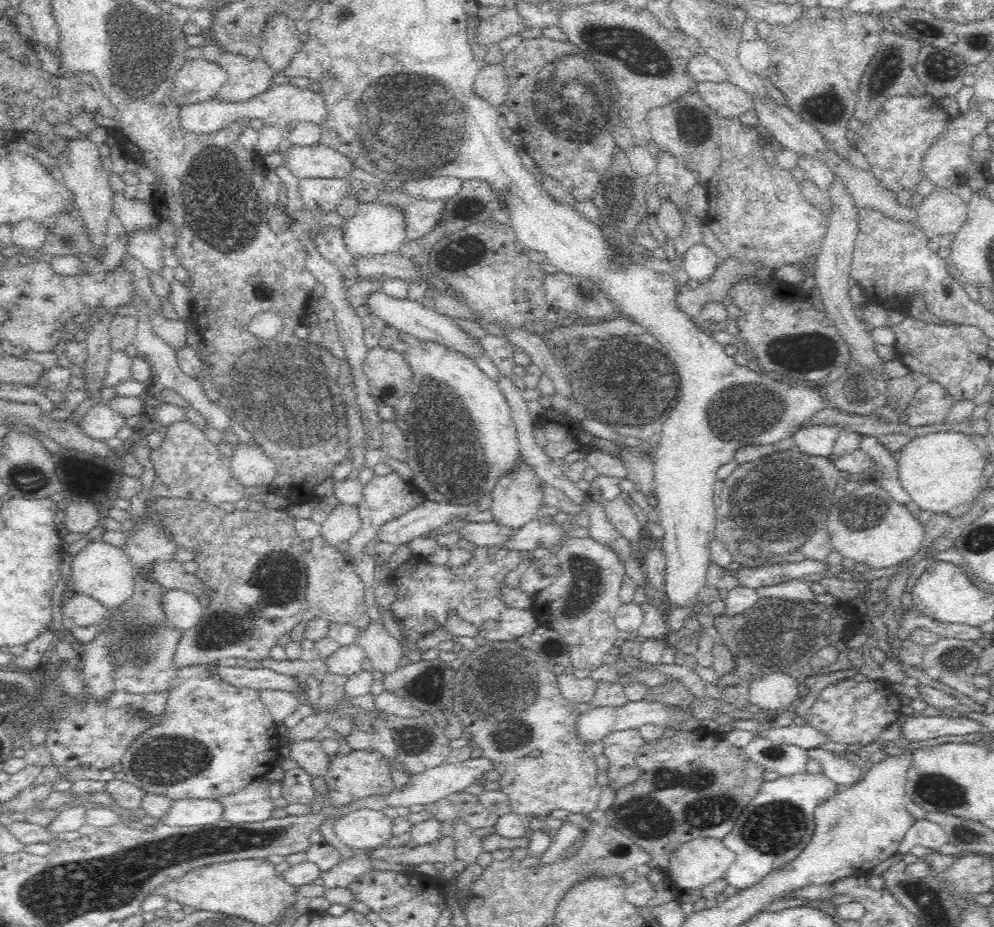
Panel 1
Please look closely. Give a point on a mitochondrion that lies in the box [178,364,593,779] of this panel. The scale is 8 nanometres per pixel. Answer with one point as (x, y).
(453, 456)

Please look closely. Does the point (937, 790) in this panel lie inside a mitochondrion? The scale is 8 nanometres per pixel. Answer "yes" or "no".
yes

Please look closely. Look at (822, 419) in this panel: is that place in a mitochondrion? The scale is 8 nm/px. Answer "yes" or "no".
no

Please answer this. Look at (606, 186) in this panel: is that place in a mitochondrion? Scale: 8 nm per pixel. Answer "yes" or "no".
no

